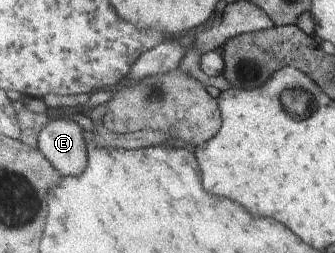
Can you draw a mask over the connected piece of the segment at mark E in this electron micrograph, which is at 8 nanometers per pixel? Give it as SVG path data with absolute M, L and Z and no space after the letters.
M65 116L51 118L40 132L39 150L63 177L80 177L87 170L90 158L84 132Z

